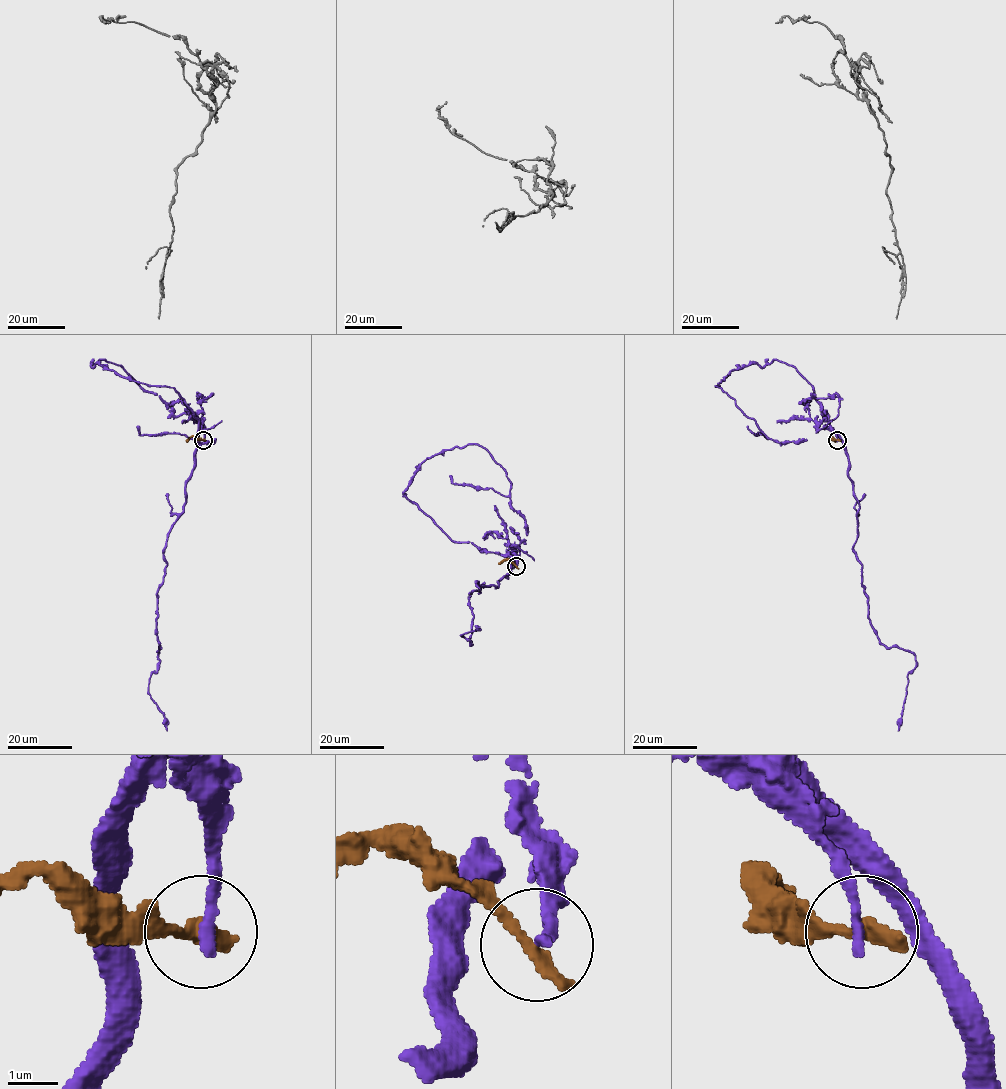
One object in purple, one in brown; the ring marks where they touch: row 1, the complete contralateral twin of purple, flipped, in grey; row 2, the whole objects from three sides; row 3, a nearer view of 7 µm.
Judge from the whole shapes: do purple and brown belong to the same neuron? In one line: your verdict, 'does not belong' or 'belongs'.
does not belong

